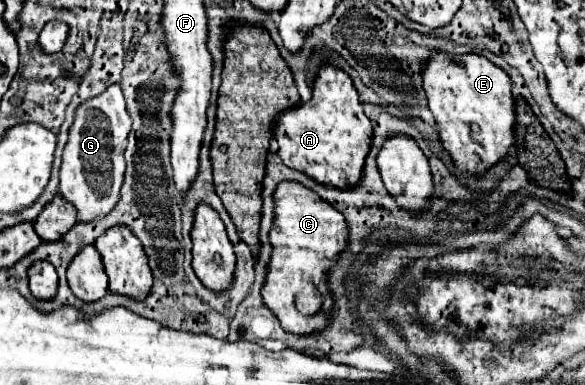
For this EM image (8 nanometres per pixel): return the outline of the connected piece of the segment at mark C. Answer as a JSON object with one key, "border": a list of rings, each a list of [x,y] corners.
{"border":[[[281,182],[275,190],[275,222],[269,238],[273,254],[261,292],[265,306],[289,334],[309,336],[323,332],[333,314],[333,296],[327,290],[327,274],[337,262],[337,256],[347,250],[349,242],[349,228],[343,214],[305,186]]]}

